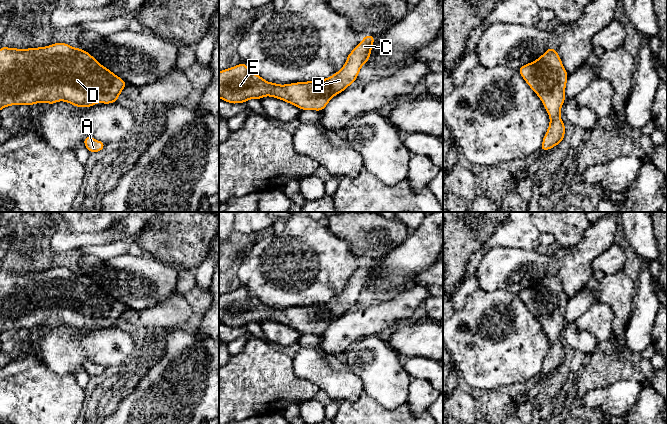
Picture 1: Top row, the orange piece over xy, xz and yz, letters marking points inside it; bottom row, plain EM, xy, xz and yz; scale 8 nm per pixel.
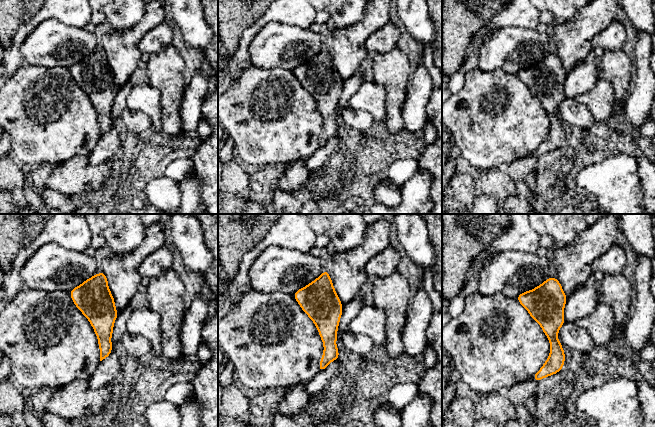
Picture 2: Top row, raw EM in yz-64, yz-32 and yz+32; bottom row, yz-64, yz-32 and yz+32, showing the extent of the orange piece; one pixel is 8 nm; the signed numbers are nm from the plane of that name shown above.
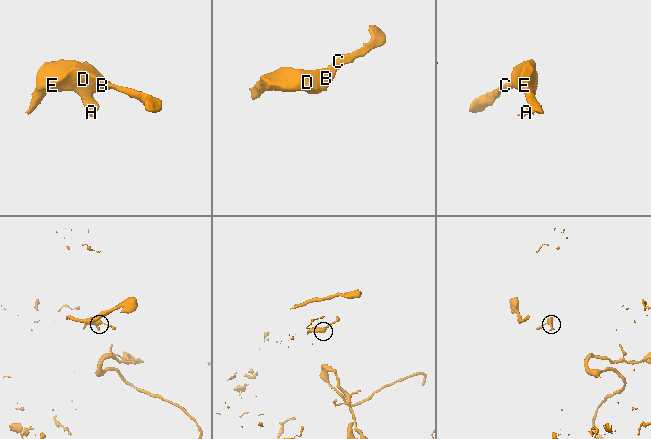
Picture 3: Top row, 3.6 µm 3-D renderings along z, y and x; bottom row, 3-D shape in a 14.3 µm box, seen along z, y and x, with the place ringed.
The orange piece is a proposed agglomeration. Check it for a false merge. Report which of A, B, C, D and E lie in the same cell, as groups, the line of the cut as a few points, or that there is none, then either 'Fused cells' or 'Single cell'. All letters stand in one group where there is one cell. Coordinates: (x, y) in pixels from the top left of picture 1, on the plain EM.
Groups: A B C D E. No split. Single cell

